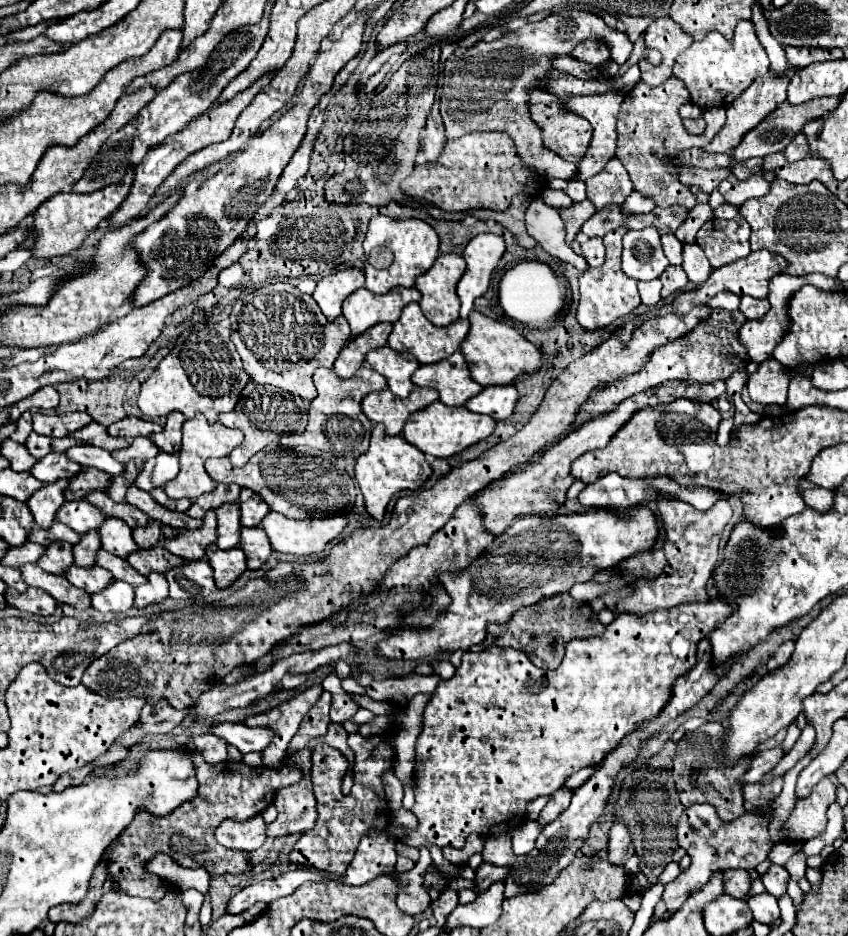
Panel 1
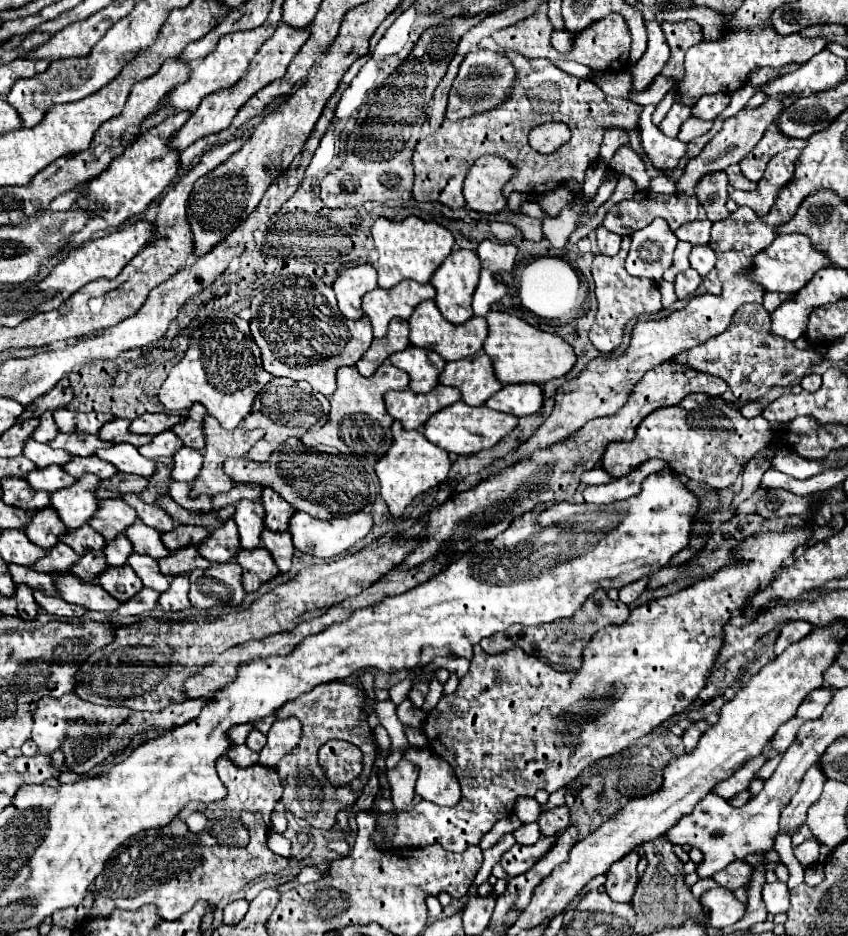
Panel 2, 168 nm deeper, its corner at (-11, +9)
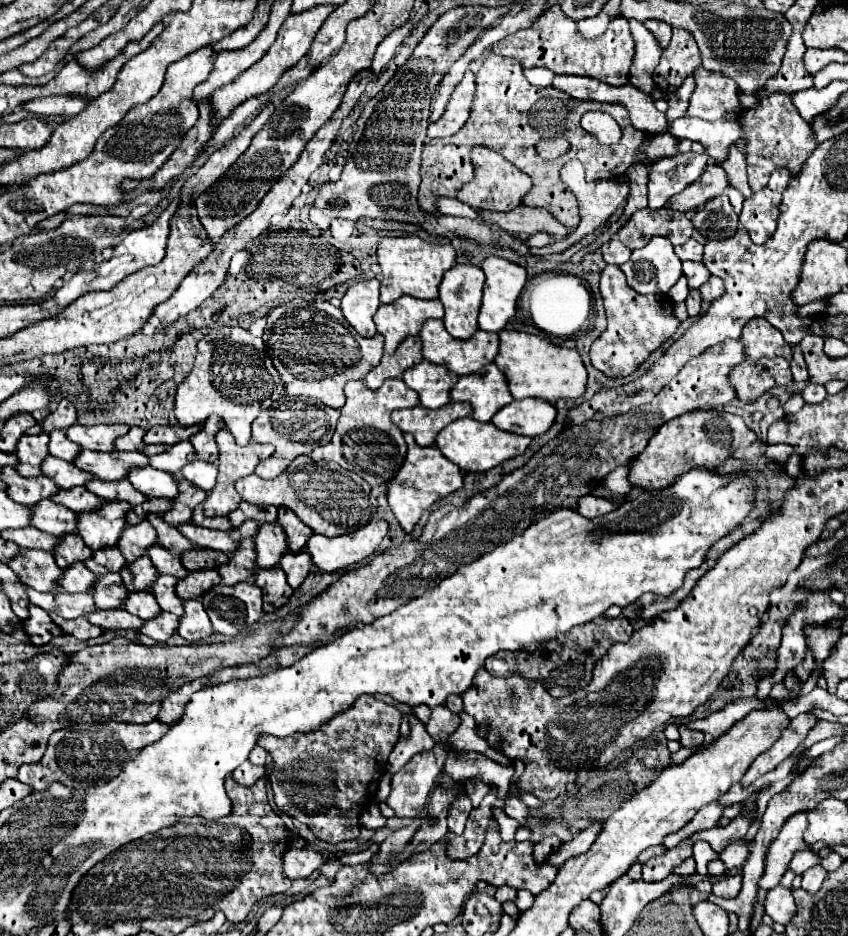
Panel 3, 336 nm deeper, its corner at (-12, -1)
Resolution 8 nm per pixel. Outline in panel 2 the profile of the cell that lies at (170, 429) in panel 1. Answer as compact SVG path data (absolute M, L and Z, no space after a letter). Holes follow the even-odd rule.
M201 403L193 405L187 419L183 423L177 423L173 427L173 433L191 449L203 449L205 447L205 435L203 435L203 419L205 419L205 407Z

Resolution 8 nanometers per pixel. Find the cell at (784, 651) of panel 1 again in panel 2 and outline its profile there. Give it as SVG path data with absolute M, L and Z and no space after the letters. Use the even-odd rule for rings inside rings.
M787 621L781 627L781 633L775 641L775 655L781 655L791 643L801 641L803 637L807 637L813 631L813 625L807 621Z

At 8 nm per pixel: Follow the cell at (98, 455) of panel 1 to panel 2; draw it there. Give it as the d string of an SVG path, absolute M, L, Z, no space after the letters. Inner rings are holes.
M117 443L109 449L101 449L97 457L113 463L121 473L133 473L149 479L155 473L155 461L145 459L131 443Z

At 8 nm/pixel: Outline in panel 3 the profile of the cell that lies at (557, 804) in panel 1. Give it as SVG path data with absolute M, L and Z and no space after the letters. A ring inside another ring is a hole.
M546 835L546 837L544 837L542 841L538 841L536 847L534 847L534 861L536 861L536 863L546 861L548 855L550 855L554 849L558 849L560 845L562 845L562 841L560 841L556 835Z

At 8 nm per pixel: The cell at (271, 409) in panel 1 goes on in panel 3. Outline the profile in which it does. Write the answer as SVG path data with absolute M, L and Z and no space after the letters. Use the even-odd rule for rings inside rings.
M284 395L282 399L278 399L276 407L264 409L258 415L258 419L252 423L252 441L272 443L276 447L276 451L274 451L274 455L270 455L270 459L264 459L262 463L258 463L256 473L262 479L274 479L290 465L290 461L296 455L308 455L316 445L328 443L336 429L338 417L340 417L340 413L336 409L330 409L318 401L308 401L306 397Z

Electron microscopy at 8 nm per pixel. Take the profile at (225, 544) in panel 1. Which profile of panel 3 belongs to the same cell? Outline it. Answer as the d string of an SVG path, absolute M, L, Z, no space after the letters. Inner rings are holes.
M264 523L258 527L258 535L254 535L256 549L256 565L262 569L276 567L282 553L288 551L286 535L276 523Z

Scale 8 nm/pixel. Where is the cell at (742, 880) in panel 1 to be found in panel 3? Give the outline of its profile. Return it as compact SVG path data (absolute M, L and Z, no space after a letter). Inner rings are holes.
M730 875L722 881L716 881L712 885L712 893L718 895L718 897L726 897L726 899L732 899L740 893L740 887L742 887L742 877L740 875Z

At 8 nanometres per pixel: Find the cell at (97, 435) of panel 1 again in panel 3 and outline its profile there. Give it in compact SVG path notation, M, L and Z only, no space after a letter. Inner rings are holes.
M130 427L130 431L124 437L118 437L114 441L114 449L118 449L118 451L140 451L144 455L166 451L166 447L162 447L162 445L144 445L144 441L142 441L144 433L146 431L140 427Z

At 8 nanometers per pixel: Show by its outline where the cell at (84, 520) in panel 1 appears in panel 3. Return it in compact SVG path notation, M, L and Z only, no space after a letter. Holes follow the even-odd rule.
M144 519L138 525L126 525L120 539L118 539L118 551L122 551L124 559L132 563L134 559L142 557L150 545L156 543L156 531L154 527Z

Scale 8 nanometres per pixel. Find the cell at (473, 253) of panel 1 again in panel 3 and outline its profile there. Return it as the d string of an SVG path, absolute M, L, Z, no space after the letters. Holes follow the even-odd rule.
M494 255L486 257L480 267L486 273L486 283L478 327L498 333L516 313L516 299L526 283L526 269Z

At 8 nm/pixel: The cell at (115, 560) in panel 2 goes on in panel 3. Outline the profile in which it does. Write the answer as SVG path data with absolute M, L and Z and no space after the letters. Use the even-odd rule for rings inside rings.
M144 555L142 559L136 559L134 563L128 563L126 567L122 567L120 575L122 575L122 581L126 583L128 591L140 591L140 589L148 589L158 573L156 573L152 561L146 559L146 555Z

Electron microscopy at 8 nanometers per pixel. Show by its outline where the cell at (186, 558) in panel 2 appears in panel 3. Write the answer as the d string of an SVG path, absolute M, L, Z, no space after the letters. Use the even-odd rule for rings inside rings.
M190 571L184 579L176 583L176 591L180 599L196 599L210 587L220 583L218 571Z

